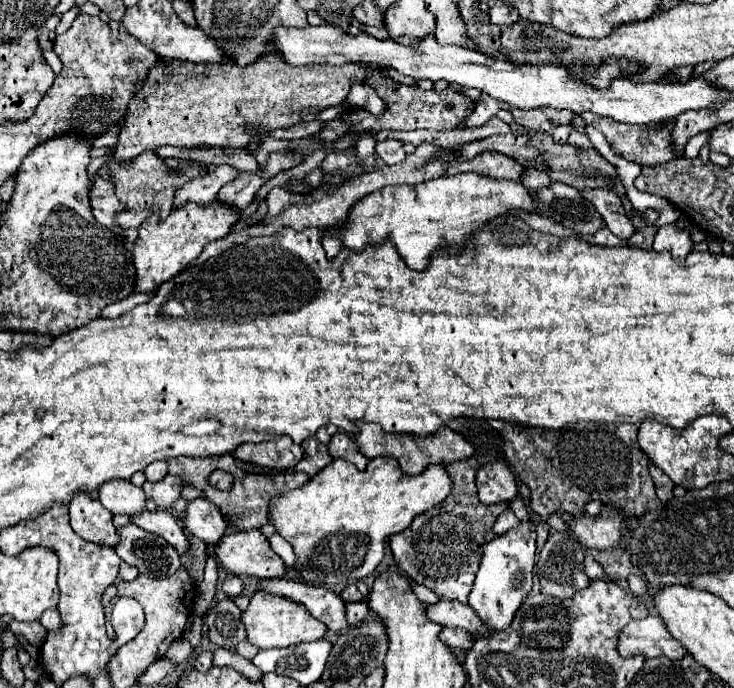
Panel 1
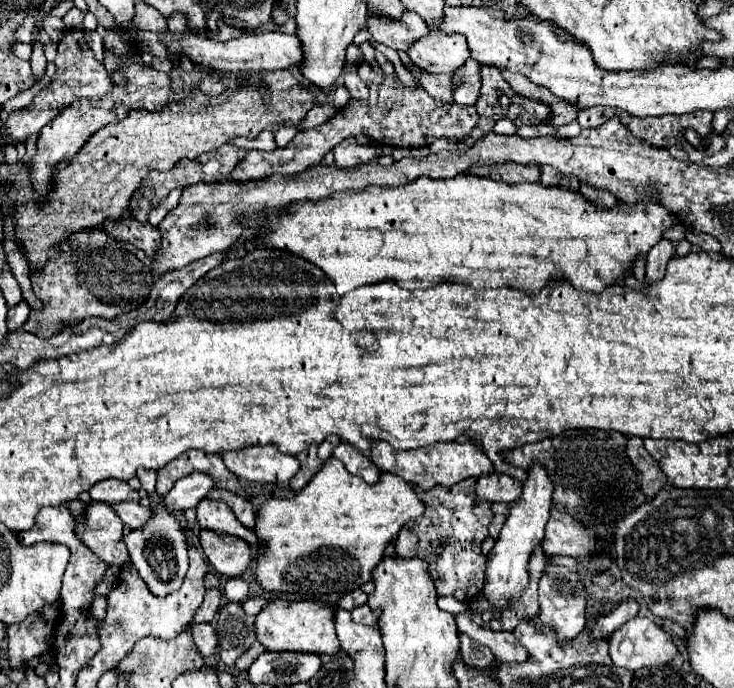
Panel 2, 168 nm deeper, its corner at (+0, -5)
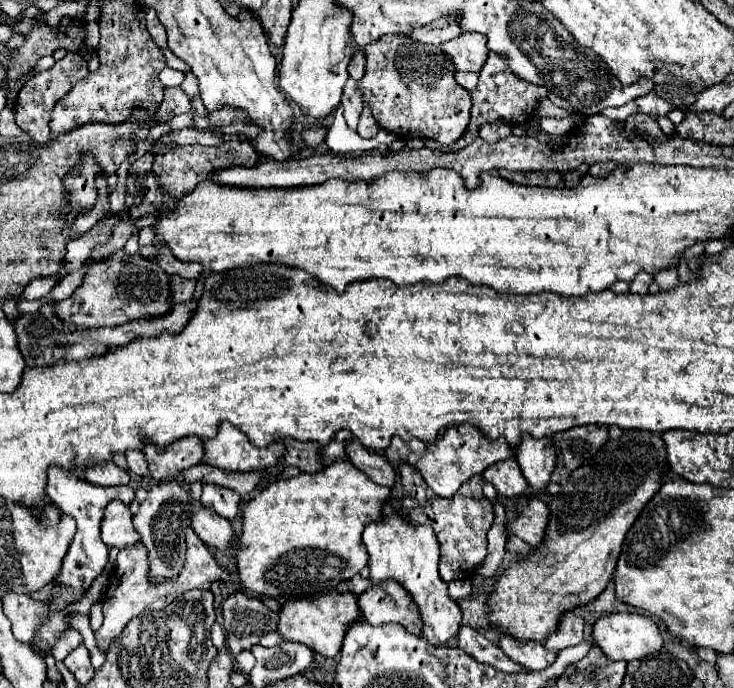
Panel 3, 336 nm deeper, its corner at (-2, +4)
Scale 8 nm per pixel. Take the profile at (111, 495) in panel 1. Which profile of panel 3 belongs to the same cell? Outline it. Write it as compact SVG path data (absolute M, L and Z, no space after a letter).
M107 462L87 468L85 480L95 486L119 486L119 484L129 484L129 474L123 472L119 466L115 466L113 462Z

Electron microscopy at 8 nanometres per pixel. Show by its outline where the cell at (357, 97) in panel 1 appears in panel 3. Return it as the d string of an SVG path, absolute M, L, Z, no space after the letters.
M357 50L349 64L349 76L353 80L361 80L363 74L365 74L365 54L363 54L363 50Z

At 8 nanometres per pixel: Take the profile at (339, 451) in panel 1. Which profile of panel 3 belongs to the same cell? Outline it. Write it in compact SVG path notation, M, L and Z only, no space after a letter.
M351 440L345 444L345 452L349 456L349 460L361 470L365 472L375 484L381 484L381 486L389 486L393 488L393 482L395 482L395 468L375 450L369 450L369 448L363 448L359 442Z

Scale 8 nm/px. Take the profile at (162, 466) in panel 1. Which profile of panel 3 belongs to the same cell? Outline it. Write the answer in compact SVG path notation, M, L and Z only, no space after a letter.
M129 450L125 454L125 458L127 458L127 464L129 464L129 468L131 468L133 474L137 474L137 476L149 476L147 460L145 460L145 456L143 456L141 450Z

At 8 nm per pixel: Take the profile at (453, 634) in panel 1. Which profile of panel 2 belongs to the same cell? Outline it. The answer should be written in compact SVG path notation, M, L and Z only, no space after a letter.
M461 633L459 639L461 639L461 657L467 665L477 667L477 669L491 665L491 651L487 647L469 639L465 633Z

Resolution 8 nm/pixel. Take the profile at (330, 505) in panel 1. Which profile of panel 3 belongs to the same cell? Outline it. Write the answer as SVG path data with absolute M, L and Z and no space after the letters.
M335 460L331 466L325 466L321 472L309 474L309 472L301 472L295 478L287 478L287 480L277 480L273 482L269 488L261 490L259 494L255 494L249 504L243 510L243 534L239 538L239 550L237 550L237 568L239 568L239 580L243 586L247 586L249 590L253 590L259 598L279 598L279 600L291 600L291 598L311 598L311 596L321 596L325 592L335 590L335 586L343 580L353 578L355 574L359 574L359 570L363 566L367 566L367 550L363 548L363 540L361 534L365 530L367 524L371 522L379 522L383 520L383 504L387 504L391 498L391 488L387 486L377 486L373 480L369 480L365 474L361 474L349 460Z

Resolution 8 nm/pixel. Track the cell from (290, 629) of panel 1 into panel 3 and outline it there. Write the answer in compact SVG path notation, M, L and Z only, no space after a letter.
M329 592L319 598L299 598L299 600L289 600L281 606L279 610L279 620L277 620L277 632L283 636L283 640L289 642L301 642L309 646L313 652L319 652L327 658L333 658L343 644L343 634L345 626L353 620L357 620L359 606L357 606L357 596L351 592Z

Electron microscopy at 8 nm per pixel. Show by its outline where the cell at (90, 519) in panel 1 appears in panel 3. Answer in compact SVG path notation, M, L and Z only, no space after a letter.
M111 500L101 520L101 540L109 548L117 548L117 550L135 546L139 542L139 534L135 532L131 518L133 516L123 502Z

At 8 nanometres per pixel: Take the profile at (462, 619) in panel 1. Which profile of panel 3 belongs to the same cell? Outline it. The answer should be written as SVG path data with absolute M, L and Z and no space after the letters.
M509 634L501 636L503 652L517 664L525 666L527 670L543 670L555 662L555 654L547 652L541 642L521 642Z

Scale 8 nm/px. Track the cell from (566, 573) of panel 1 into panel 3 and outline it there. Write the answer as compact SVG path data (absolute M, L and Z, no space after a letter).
M569 610L559 618L557 630L547 636L545 648L551 652L559 652L567 646L575 646L583 640L583 618L577 616L577 610Z

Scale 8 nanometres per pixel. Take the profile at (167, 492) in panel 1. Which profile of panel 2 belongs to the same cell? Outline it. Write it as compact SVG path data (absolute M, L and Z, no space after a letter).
M191 473L183 479L179 479L173 489L165 495L163 503L169 511L185 511L189 507L195 507L207 493L215 487L215 481L205 473Z

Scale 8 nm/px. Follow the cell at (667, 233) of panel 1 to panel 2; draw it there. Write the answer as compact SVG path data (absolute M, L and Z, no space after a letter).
M665 239L665 241L661 241L661 245L655 245L647 253L647 267L645 267L647 269L647 273L645 273L647 283L663 279L665 267L667 267L669 259L673 257L673 251L675 251L675 245L669 239Z

